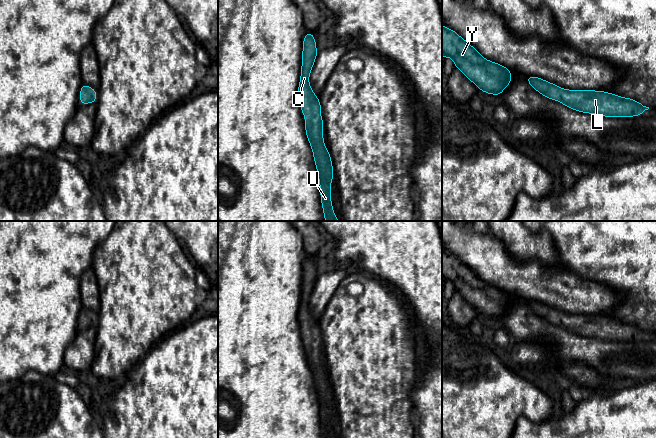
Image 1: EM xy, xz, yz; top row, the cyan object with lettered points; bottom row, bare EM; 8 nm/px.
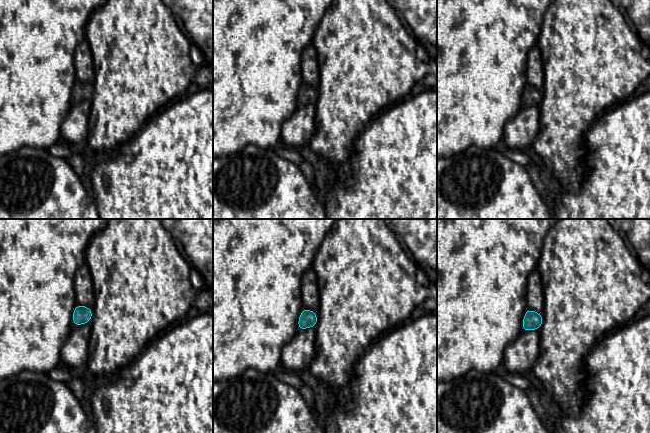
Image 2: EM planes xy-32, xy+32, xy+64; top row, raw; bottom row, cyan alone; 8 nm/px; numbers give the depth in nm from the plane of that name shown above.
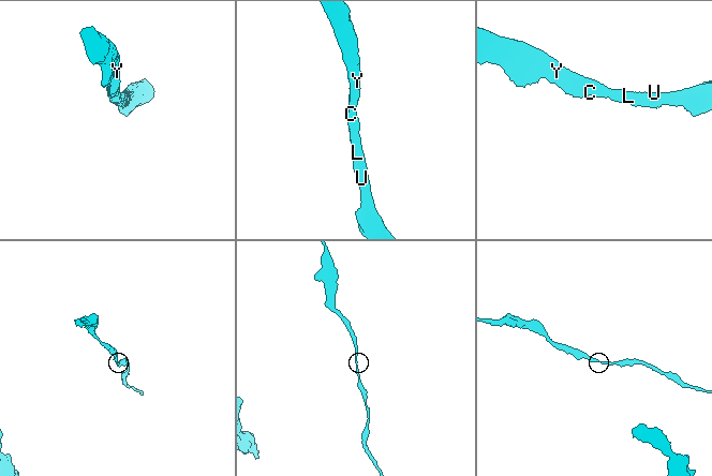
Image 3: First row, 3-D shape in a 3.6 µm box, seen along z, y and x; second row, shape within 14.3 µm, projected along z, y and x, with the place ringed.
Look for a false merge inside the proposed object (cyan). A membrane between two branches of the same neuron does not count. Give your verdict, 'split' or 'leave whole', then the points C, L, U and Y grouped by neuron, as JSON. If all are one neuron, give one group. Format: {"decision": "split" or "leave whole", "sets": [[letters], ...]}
{"decision": "leave whole", "sets": [["C", "L", "U", "Y"]]}

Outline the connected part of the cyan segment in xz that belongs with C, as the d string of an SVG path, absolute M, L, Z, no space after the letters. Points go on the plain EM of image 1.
M305 257L303 264L301 301L298 311L300 331L305 340L305 354L313 375L314 385L320 408L323 438L334 438L331 427L331 404L334 401L332 385L323 364L323 344L321 329L309 308L309 299L318 276L313 257Z

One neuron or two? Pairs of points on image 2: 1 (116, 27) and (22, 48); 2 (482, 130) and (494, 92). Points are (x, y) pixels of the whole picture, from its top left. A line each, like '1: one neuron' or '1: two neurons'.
1: two neurons
2: one neuron

